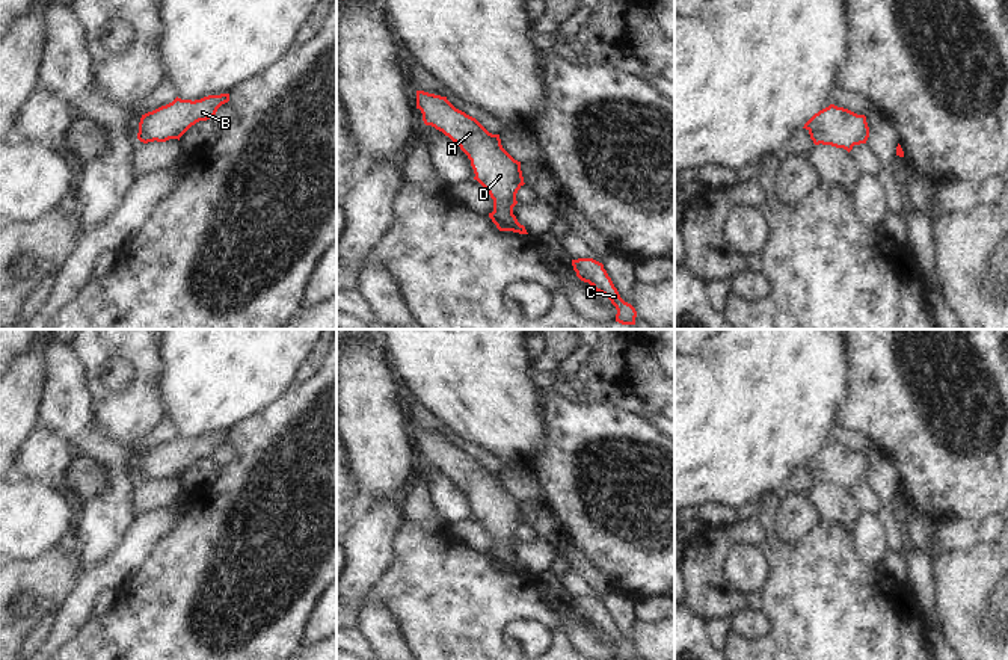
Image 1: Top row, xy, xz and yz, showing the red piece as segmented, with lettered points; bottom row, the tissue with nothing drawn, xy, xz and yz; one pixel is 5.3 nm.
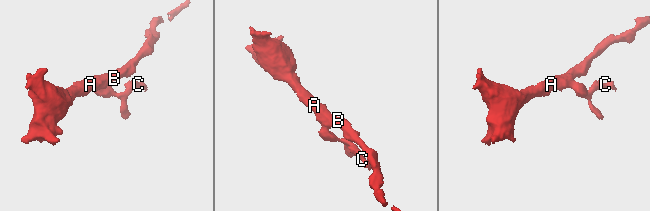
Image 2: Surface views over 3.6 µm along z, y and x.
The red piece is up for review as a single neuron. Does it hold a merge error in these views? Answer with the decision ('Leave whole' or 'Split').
Leave whole.

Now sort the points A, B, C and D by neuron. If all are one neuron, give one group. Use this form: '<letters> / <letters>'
A B C D

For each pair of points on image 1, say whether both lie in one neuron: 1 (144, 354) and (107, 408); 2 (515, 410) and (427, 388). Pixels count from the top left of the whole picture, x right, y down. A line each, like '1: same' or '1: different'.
1: same
2: same

